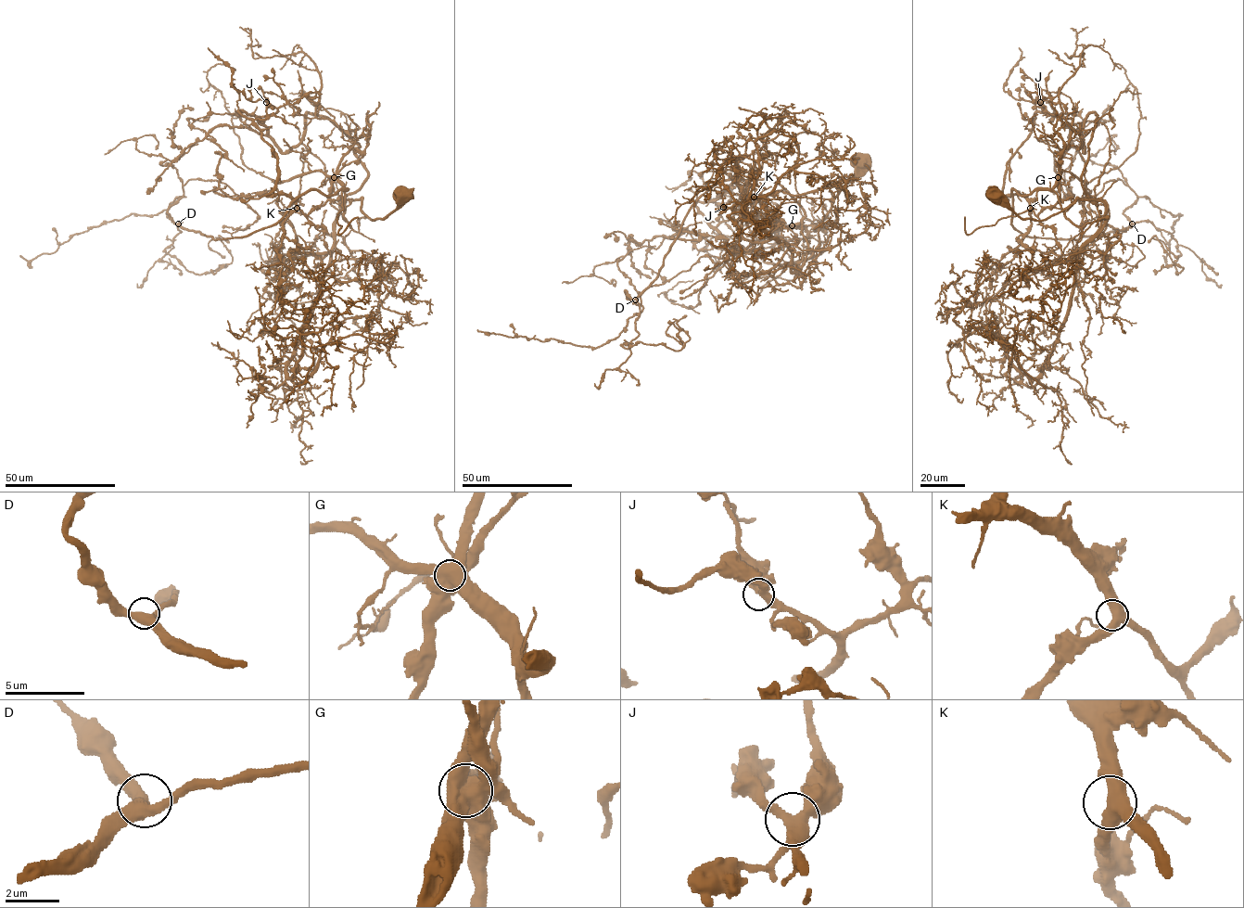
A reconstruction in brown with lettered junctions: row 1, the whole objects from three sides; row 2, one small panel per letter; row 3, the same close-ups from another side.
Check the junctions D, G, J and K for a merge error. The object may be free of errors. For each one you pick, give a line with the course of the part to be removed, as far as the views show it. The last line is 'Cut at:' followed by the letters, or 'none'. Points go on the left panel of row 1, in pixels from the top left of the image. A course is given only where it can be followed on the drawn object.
G: Course of the part to remove: (335, 177), (347, 189), (310, 190), (240, 237), (183, 229), (167, 212), (178, 197), (156, 215), (20, 255)
Cut at: G

